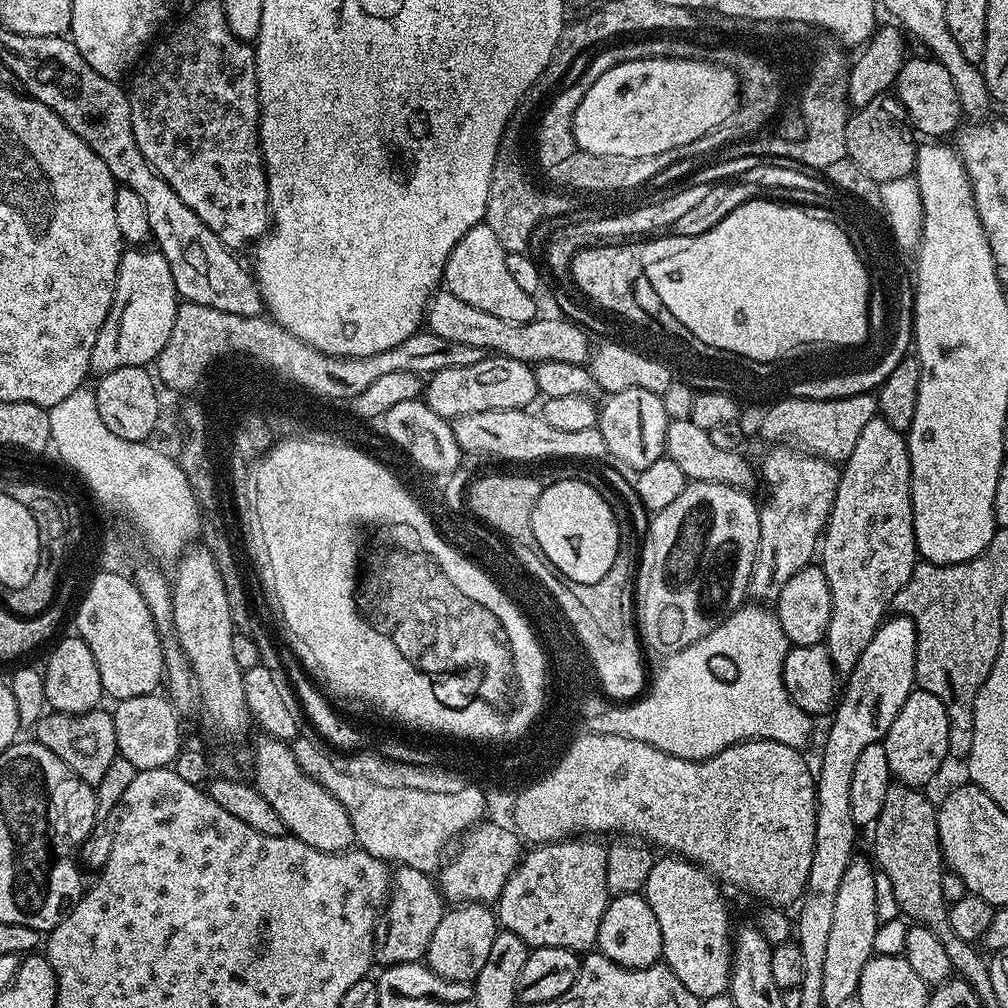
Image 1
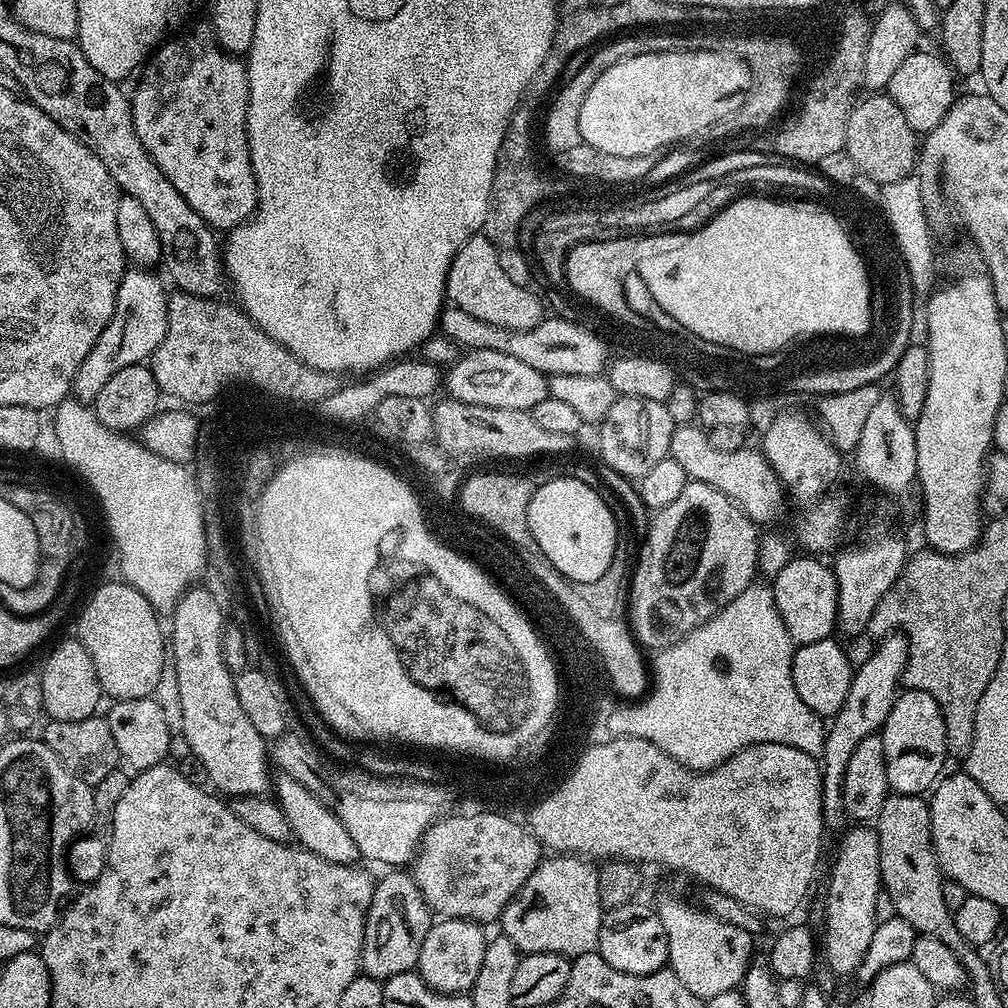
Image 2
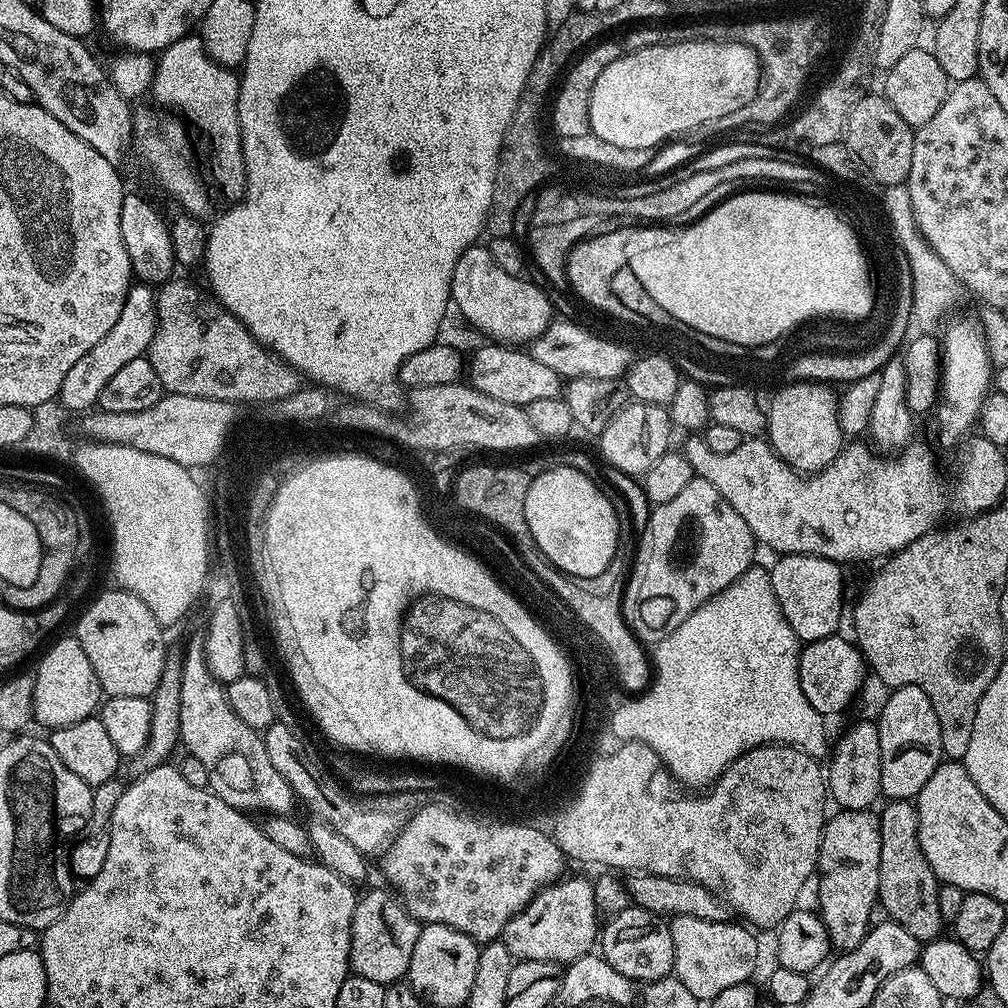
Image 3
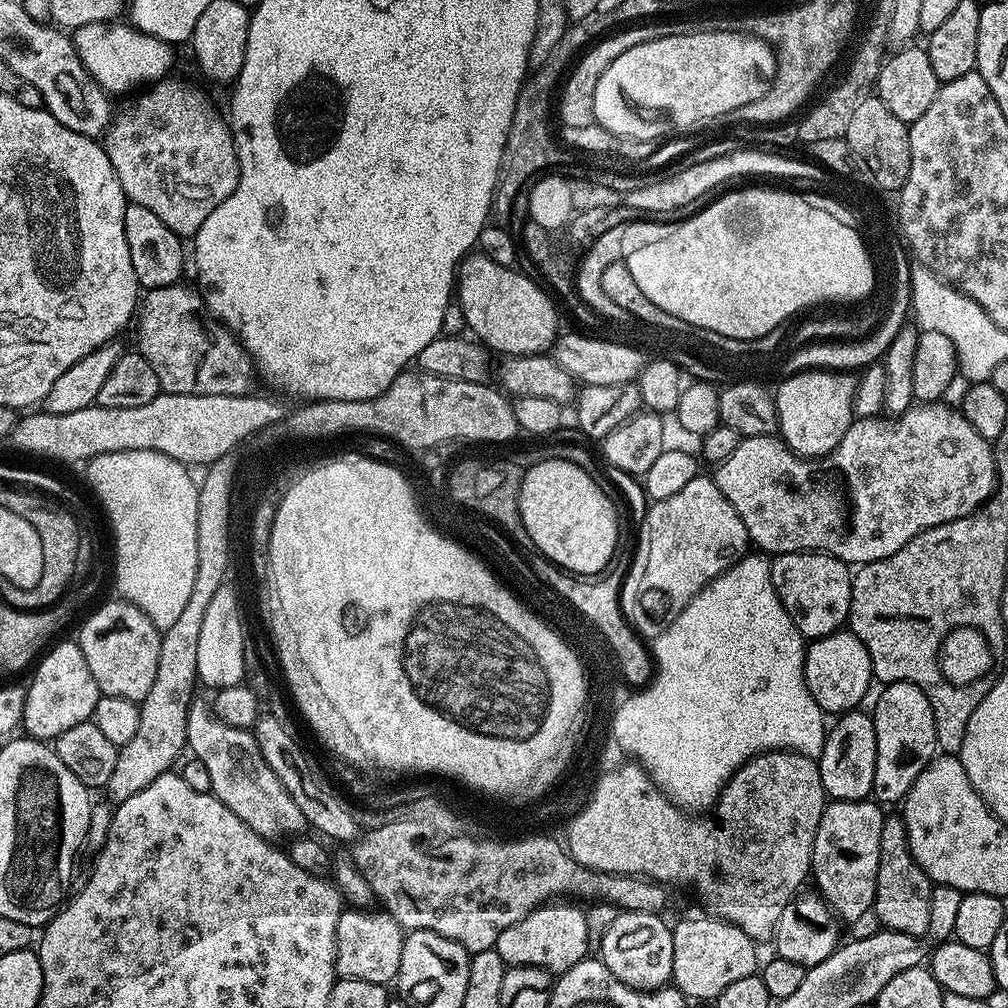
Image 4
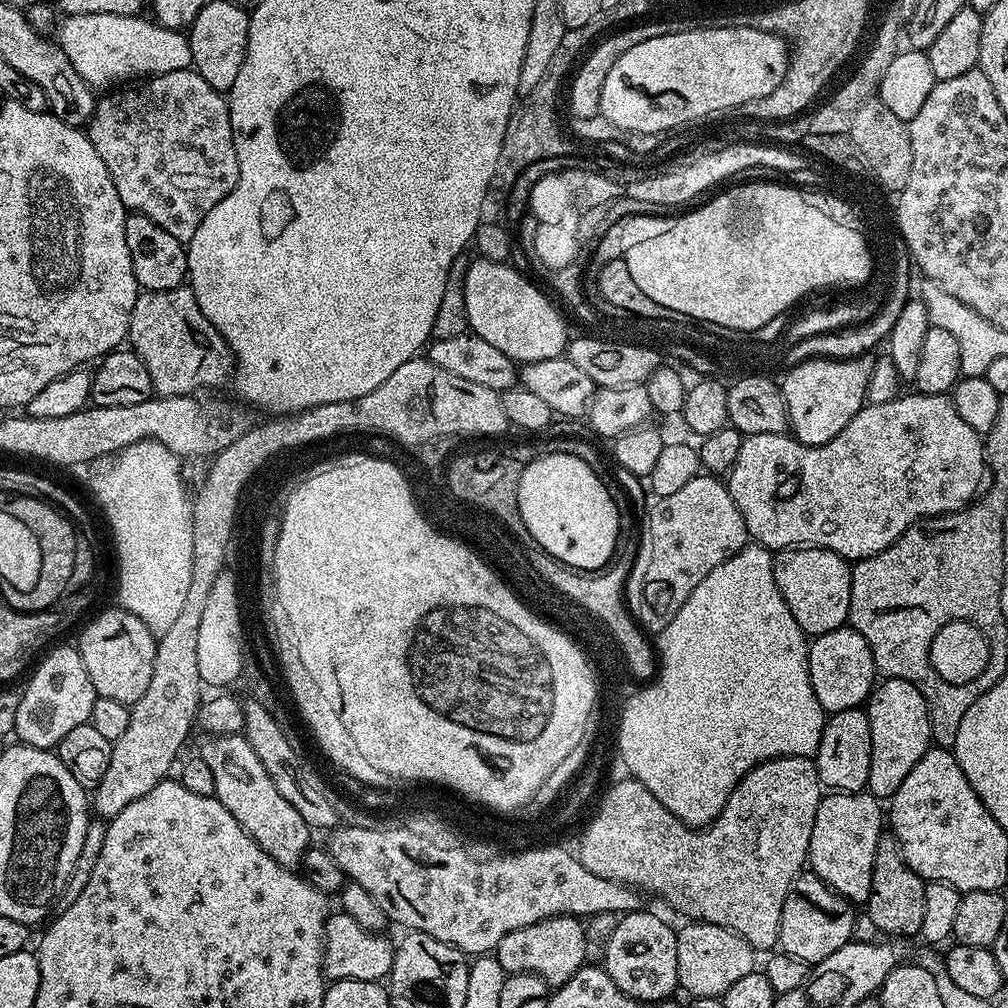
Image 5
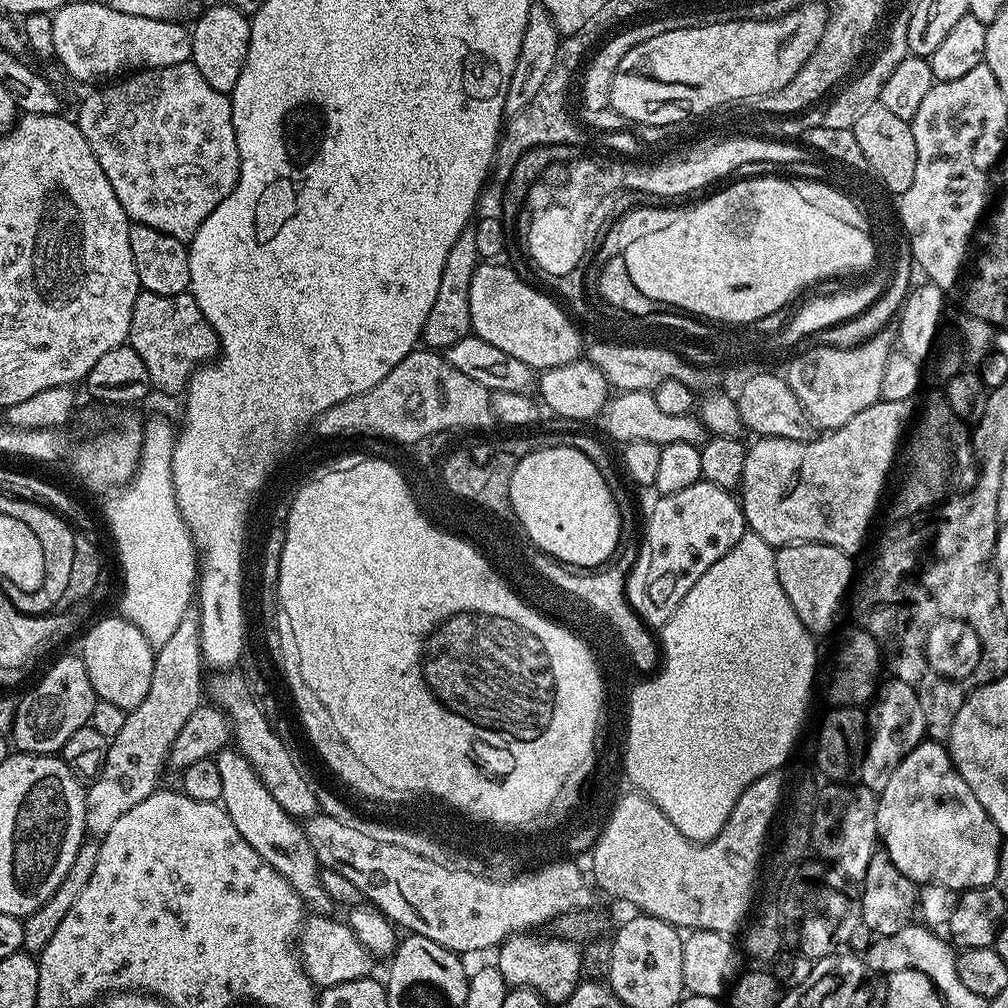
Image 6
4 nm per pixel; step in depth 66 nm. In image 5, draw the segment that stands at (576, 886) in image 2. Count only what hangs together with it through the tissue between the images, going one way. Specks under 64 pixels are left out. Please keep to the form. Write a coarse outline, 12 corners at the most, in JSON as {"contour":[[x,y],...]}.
{"contour":[[547,916],[494,950],[505,973],[550,986],[585,967],[584,924]]}

